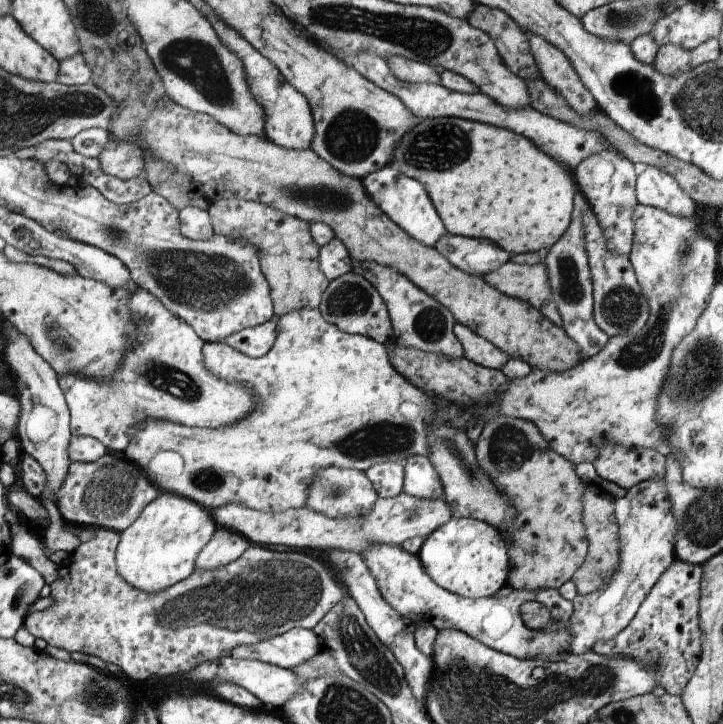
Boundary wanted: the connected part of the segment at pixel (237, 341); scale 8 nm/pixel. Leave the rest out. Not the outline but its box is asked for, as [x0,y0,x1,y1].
[227,317,278,359]

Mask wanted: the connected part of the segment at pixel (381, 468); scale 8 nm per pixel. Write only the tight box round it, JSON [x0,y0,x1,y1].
[365,462,405,497]

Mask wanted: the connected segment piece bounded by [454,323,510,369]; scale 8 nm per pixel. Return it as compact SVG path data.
M455 323L454 331L463 345L464 357L469 361L489 369L500 369L510 360L510 355L505 354L495 343L480 336L471 327Z

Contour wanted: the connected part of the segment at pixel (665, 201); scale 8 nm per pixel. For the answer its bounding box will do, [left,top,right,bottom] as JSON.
[638,165,698,219]

